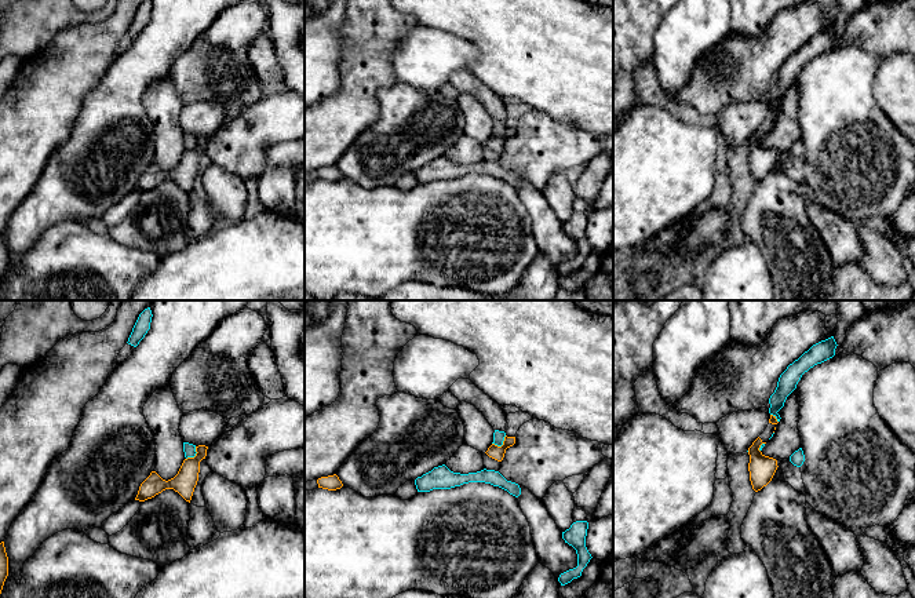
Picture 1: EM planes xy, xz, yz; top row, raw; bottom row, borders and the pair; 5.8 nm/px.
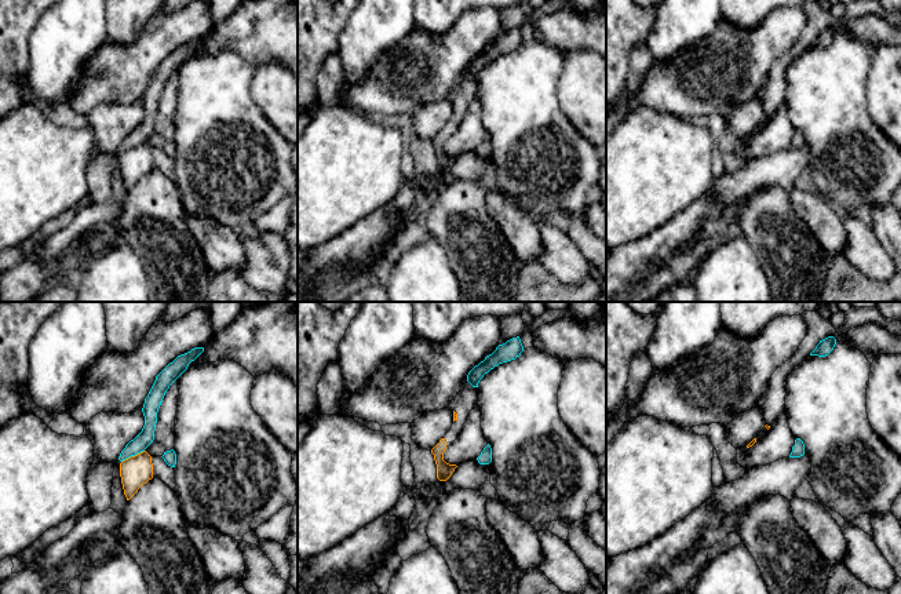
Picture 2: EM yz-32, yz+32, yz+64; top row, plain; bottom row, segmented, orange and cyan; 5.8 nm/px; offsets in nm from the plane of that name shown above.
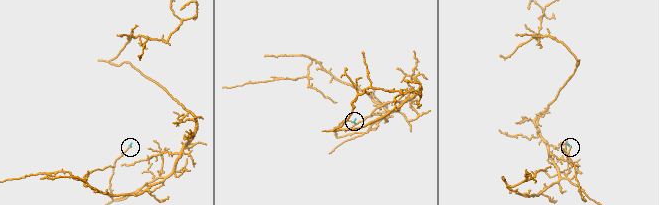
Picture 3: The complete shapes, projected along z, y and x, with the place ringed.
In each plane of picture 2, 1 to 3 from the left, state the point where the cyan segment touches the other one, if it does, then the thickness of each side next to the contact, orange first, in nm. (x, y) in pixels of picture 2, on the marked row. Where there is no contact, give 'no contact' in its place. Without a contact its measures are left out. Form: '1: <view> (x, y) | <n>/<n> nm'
1: yz-32 (132, 456) | 180/90 nm
2: no contact
3: no contact

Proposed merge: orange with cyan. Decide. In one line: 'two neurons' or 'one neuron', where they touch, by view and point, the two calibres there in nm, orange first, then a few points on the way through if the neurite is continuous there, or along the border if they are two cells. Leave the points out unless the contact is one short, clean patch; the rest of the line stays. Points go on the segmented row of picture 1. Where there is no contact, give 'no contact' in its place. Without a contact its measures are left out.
two neurons | xz (502, 445) | 80/60 nm

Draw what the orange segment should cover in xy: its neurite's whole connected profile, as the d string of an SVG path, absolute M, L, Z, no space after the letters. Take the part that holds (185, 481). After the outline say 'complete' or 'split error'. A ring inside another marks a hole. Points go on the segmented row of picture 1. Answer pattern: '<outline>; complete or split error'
M205 445L196 446L196 456L185 459L178 474L168 481L163 480L156 471L152 471L150 475L141 484L135 500L145 502L165 489L174 489L190 503L198 481L200 462L205 459L207 449L208 446Z; complete

